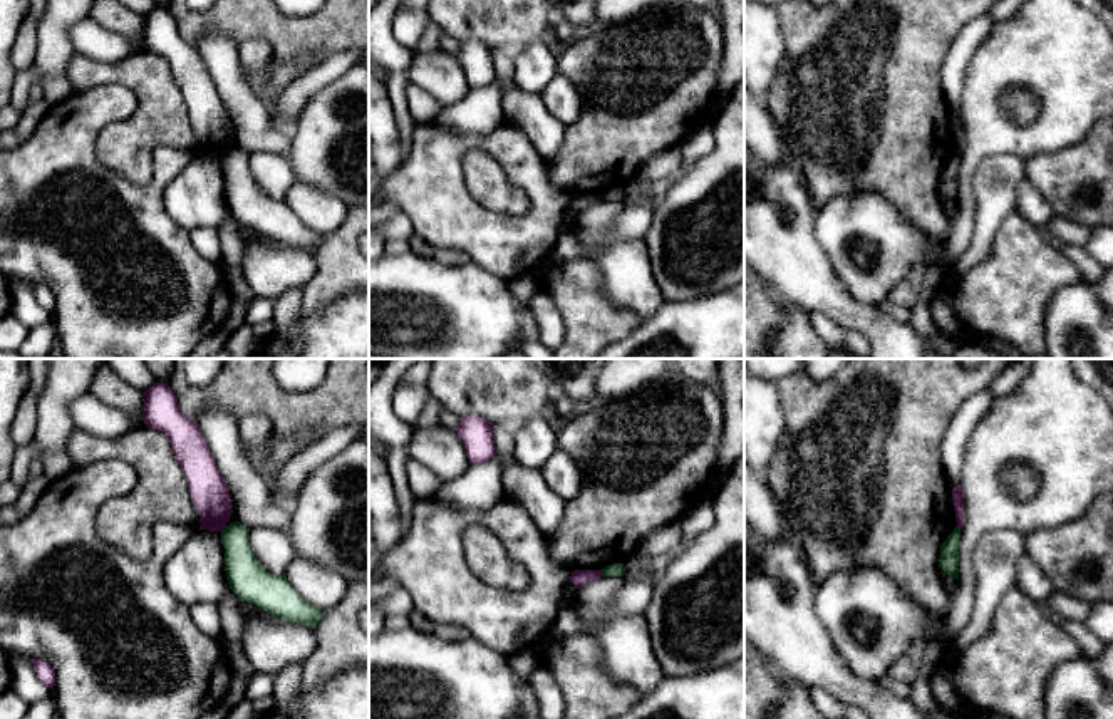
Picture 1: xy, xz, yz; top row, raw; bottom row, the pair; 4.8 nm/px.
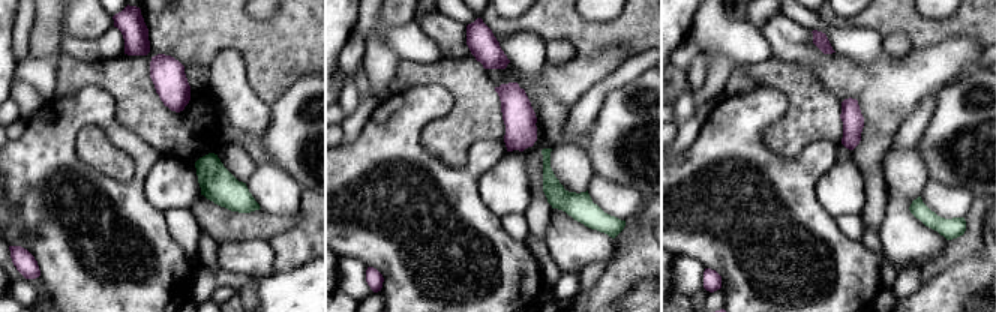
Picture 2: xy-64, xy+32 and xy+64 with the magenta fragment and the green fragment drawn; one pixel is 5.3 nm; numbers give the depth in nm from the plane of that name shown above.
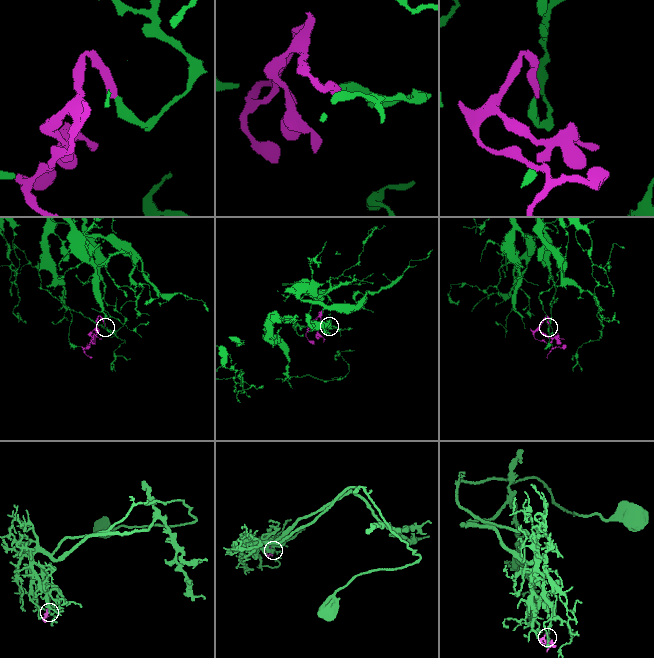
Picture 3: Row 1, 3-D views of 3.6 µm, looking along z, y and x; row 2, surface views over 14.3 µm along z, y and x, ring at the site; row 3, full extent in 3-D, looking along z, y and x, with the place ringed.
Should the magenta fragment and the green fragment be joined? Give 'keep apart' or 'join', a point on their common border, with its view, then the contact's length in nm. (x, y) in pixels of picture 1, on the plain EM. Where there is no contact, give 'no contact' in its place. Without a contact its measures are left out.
keep apart; meets magenta in xz at (600, 198); contact 40 nm long

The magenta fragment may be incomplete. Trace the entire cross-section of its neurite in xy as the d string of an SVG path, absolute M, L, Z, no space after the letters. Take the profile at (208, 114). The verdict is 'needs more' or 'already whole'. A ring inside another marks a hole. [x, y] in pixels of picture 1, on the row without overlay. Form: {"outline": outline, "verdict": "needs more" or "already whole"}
{"outline": "M156 7L144 22L144 49L168 60L199 139L199 154L223 156L231 139L231 119L201 54L181 37L168 7Z", "verdict": "already whole"}

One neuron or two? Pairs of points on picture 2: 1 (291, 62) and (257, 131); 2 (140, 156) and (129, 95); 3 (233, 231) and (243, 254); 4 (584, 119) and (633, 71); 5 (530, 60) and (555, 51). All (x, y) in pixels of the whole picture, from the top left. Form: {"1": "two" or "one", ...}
{"1": "two", "2": "two", "3": "two", "4": "one", "5": "two"}

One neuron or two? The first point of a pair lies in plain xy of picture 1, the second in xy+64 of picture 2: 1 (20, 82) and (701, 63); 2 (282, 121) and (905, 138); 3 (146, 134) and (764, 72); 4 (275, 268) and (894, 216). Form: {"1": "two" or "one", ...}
{"1": "two", "2": "one", "3": "one", "4": "one"}

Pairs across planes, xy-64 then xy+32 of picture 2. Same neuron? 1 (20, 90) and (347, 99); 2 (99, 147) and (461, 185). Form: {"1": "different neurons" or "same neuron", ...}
{"1": "different neurons", "2": "different neurons"}

